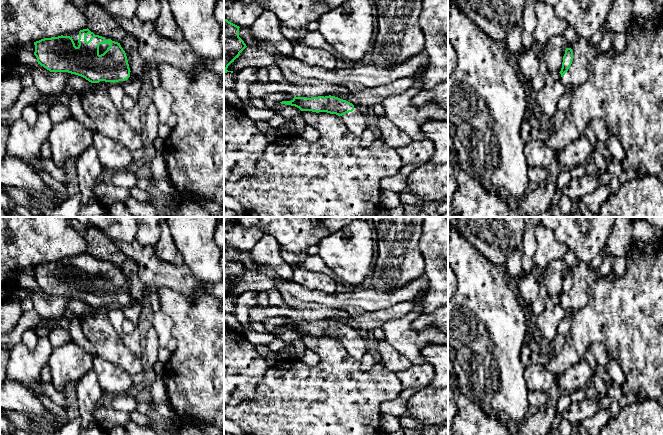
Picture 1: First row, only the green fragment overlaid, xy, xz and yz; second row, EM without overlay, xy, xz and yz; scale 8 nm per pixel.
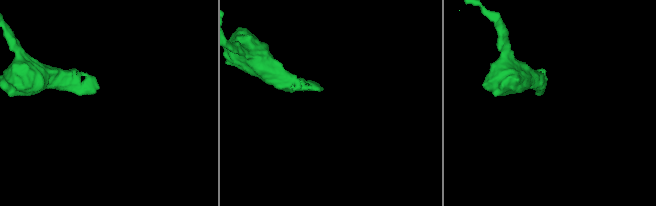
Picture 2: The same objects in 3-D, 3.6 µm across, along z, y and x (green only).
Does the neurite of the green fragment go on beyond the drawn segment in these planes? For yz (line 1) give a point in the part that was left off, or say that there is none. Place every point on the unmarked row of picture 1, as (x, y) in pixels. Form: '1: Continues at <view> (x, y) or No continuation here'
1: Continues at yz (583, 274)

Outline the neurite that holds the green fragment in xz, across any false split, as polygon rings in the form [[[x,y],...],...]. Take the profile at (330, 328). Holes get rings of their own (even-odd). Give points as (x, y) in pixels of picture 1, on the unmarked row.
[[[335,320],[296,321],[291,325],[282,325],[281,328],[291,329],[301,335],[327,336],[341,341],[345,350],[355,359],[361,360],[367,352],[365,339],[356,329]]]

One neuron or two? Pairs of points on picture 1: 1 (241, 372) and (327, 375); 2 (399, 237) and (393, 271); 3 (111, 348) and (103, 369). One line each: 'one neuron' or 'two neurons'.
1: two neurons
2: one neuron
3: two neurons

